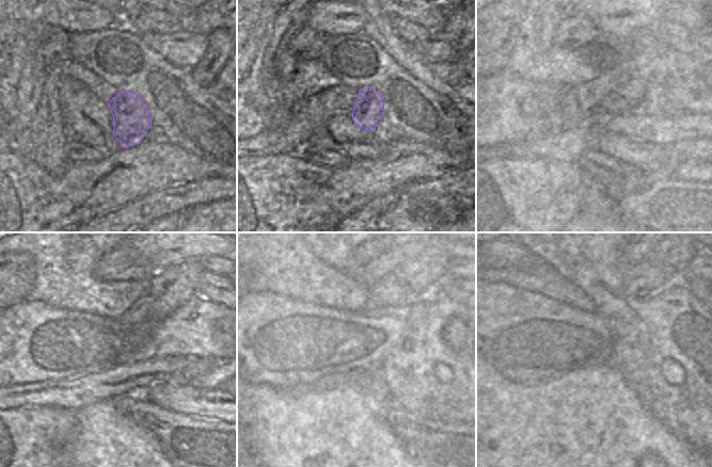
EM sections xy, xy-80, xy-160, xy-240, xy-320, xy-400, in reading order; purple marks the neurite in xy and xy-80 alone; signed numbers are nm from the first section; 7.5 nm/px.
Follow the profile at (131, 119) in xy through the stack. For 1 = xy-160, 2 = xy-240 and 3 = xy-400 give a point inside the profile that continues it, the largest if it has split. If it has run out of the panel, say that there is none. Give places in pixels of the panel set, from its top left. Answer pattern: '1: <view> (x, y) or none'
1: xy-160 (628, 90)
2: xy-240 (163, 284)
3: xy-400 (673, 254)

